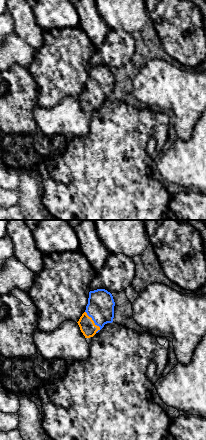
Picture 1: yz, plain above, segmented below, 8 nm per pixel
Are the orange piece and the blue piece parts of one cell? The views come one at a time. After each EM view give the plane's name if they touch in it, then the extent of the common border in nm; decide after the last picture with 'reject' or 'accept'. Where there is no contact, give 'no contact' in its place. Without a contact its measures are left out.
yz | 200 nm

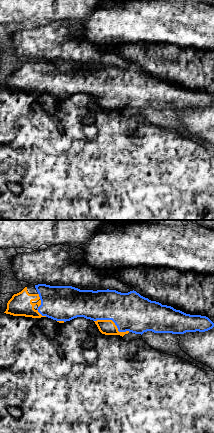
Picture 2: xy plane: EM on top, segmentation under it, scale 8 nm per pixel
xy | 300 nm

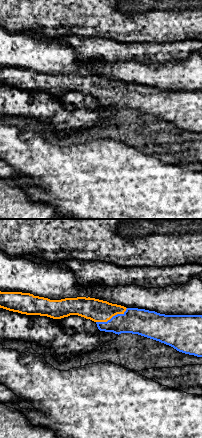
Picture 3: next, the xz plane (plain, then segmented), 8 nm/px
xz | 280 nm

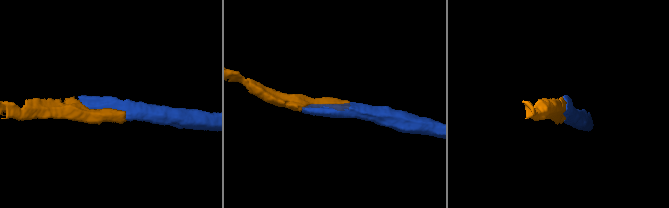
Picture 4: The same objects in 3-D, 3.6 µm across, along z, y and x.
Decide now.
accept

